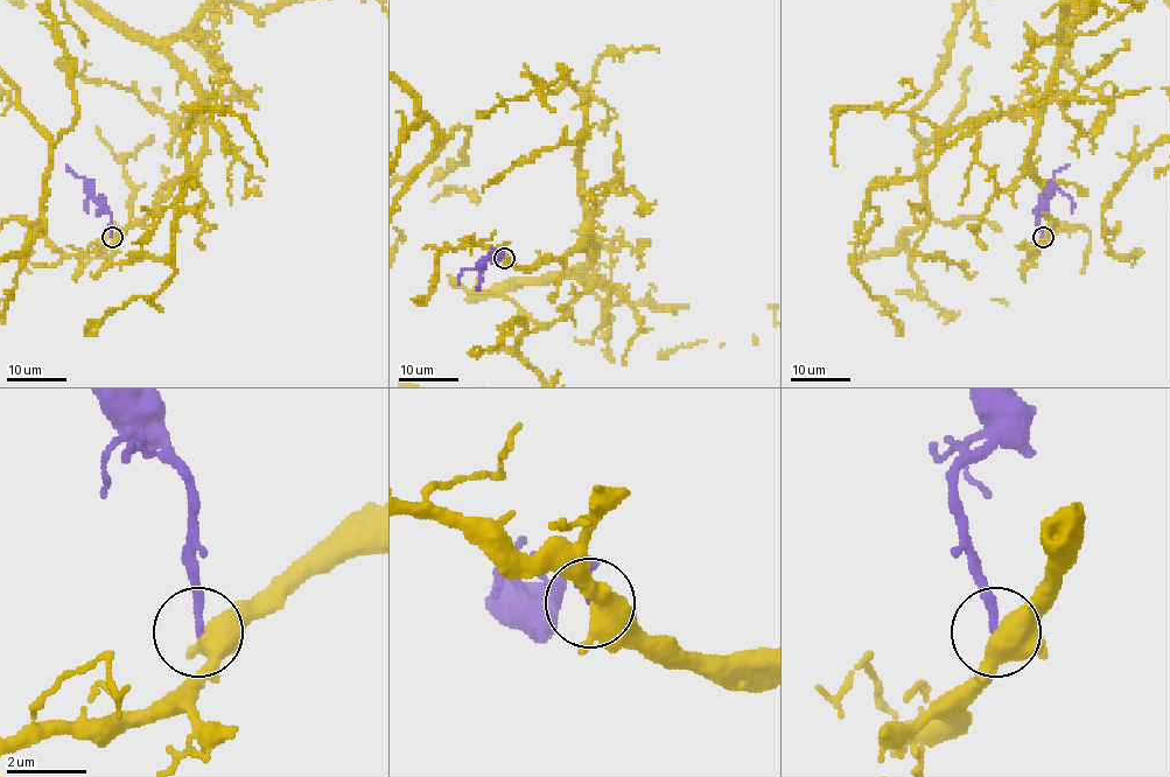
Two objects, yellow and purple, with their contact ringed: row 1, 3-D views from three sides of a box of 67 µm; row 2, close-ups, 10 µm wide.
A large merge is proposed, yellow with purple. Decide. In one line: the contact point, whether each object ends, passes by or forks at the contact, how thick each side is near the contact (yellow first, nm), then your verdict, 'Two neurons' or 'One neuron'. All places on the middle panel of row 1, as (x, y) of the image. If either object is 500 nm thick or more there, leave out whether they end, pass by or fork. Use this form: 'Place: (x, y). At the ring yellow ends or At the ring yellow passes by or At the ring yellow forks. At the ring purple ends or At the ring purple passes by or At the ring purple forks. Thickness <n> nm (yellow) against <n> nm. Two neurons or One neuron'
Place: (504, 258). At the ring yellow forks. At the ring purple ends. Thickness 360 nm (yellow) against 200 nm. One neuron

